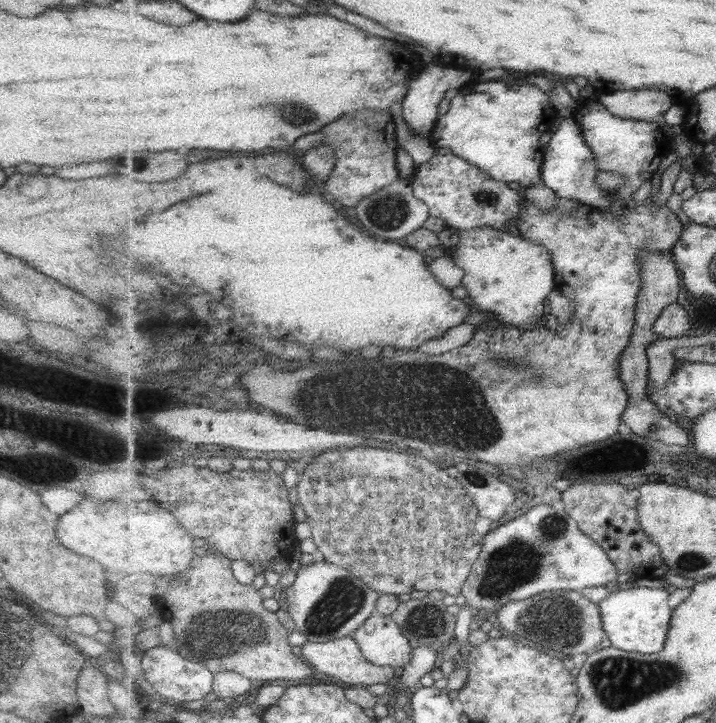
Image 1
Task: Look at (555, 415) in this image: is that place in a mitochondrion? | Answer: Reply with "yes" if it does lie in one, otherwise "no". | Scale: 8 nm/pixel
no

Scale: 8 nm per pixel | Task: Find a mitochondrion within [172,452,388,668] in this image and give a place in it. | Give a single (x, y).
(236, 632)

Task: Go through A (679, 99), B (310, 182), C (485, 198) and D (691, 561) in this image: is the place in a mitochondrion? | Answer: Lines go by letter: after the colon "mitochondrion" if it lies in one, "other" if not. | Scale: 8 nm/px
A: other
B: other
C: mitochondrion
D: mitochondrion

